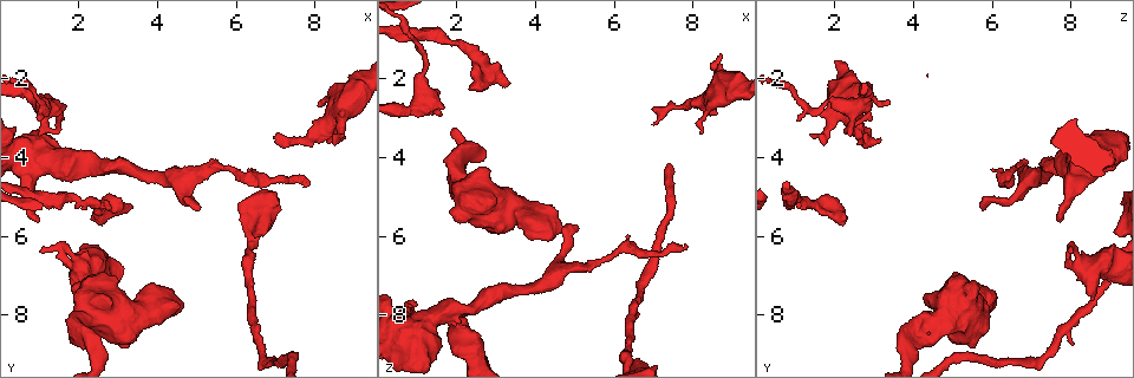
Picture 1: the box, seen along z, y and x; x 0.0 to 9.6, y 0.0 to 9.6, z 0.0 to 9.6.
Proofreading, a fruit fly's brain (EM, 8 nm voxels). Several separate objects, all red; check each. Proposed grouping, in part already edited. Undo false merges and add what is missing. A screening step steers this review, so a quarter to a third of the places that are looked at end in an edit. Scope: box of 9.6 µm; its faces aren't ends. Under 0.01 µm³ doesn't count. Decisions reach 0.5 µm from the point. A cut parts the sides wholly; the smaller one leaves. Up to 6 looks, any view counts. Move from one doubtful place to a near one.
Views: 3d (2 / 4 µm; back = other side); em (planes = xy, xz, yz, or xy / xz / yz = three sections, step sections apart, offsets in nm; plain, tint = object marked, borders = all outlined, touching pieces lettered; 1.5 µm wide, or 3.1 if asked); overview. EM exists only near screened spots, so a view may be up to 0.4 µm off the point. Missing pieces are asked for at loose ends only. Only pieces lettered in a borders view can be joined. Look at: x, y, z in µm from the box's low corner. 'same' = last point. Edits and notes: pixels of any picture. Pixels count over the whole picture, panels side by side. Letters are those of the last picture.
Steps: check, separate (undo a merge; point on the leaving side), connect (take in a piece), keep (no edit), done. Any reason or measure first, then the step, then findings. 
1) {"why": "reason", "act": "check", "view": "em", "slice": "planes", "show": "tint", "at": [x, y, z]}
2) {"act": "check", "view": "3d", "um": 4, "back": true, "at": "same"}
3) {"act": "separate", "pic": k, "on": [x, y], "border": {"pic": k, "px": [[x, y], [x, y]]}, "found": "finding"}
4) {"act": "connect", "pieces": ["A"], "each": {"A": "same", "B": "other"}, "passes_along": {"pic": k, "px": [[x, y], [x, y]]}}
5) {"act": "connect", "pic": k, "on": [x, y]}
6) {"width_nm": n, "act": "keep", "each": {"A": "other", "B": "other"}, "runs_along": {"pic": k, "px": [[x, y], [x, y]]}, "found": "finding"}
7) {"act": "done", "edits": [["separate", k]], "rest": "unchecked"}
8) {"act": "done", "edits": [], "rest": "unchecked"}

{"why": "small branch off a trunk", "act": "check", "view": "3d", "um": 4, "back": true, "at": [8.65, 2.80, 2.35]}

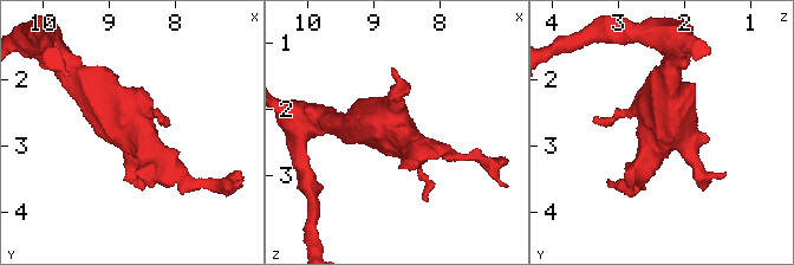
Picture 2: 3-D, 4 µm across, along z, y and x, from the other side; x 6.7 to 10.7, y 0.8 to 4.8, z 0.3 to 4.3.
{"arms": 4, "why": "need the tissue", "act": "check", "view": "em", "slice": "planes", "show": "borders", "at": [8.60, 2.85, 2.25]}

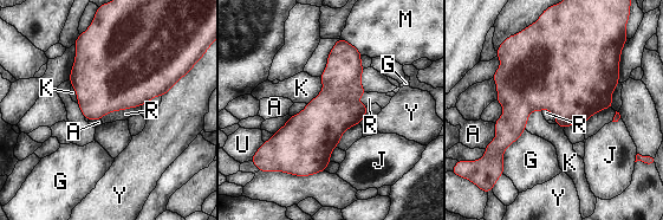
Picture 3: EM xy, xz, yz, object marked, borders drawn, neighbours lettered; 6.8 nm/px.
{"act": "keep", "each": {"A": "other", "G": "other", "J": "other", "K": "other", "M": "other", "R": "other", "U": "other", "Y": "other"}, "border": {"pic": 3, "px": [[541, 110], [530, 114], [525, 129]]}, "found": "continuous, no second neuron"}

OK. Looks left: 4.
{"why": "free end", "act": "check", "view": "em", "slice": "yz", "step": 8, "show": "borders", "at": [7.00, 3.50, 3.15]}

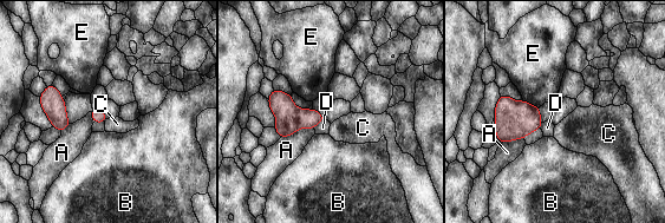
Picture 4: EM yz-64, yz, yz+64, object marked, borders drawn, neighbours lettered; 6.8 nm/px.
{"act": "check", "view": "em", "slice": "planes", "show": "borders", "at": "same"}

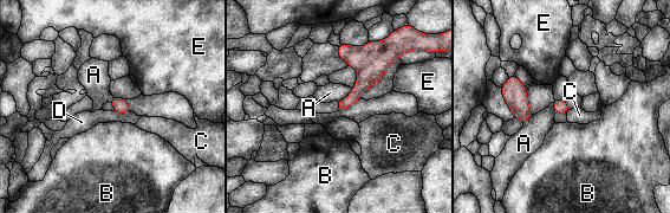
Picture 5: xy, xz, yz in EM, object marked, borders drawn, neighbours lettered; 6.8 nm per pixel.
{"longest_contact_nm": ["A", 140], "act": "keep", "each": {"A": "other", "B": "other", "C": "other", "D": "other", "E": "other"}, "found": "none of them fits"}

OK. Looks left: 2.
{"why": "an open end", "act": "check", "view": "em", "slice": "planes", "show": "borders", "at": [7.90, 4.70, 6.25]}

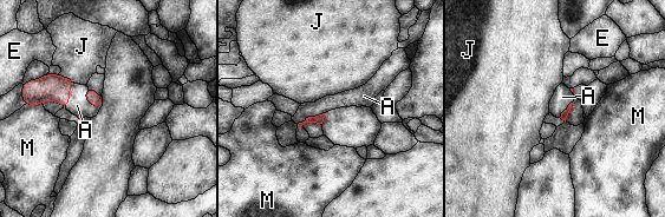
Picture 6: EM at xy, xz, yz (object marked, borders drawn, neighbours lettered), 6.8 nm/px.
{"act": "connect", "pieces": ["A"], "each": {"A": "same", "E": "other", "J": "other", "M": "other"}, "passes_along": {"pic": 6, "px": [[92, 97], [86, 100], [77, 105]]}, "found": "it goes on there"}

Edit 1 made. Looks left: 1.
{"act": "done", "edits": [["connect", 6]], "rest": "unchecked"}

